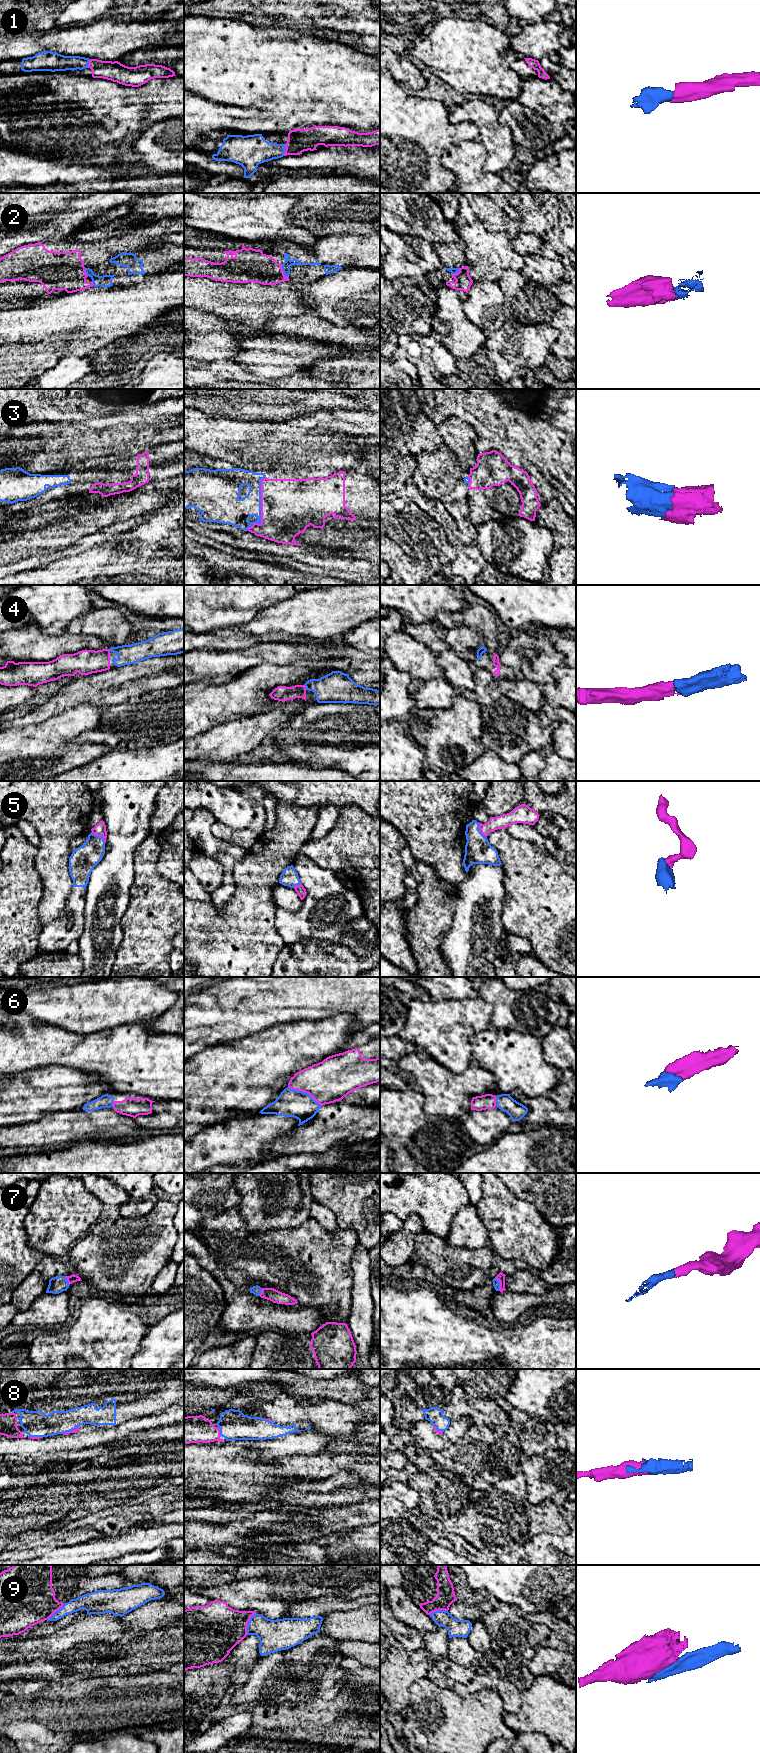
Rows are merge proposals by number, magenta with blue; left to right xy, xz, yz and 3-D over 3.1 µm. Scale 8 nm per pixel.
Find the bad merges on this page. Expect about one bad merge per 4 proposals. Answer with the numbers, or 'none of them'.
9

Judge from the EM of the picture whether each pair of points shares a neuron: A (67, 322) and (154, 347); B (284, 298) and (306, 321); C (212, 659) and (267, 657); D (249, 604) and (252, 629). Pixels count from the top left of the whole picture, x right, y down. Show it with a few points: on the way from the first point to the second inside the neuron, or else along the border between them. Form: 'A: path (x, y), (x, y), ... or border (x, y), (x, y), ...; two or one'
A: border (154, 320), (143, 329), (129, 335); two
B: border (311, 311), (298, 316), (278, 317); two
C: path (226, 659), (253, 657); one
D: border (270, 607), (263, 608), (251, 620), (233, 629); two

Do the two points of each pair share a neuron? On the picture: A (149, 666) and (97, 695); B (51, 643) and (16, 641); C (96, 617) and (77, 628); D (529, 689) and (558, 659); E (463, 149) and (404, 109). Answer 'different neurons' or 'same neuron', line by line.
A: same neuron
B: same neuron
C: same neuron
D: different neurons
E: different neurons

